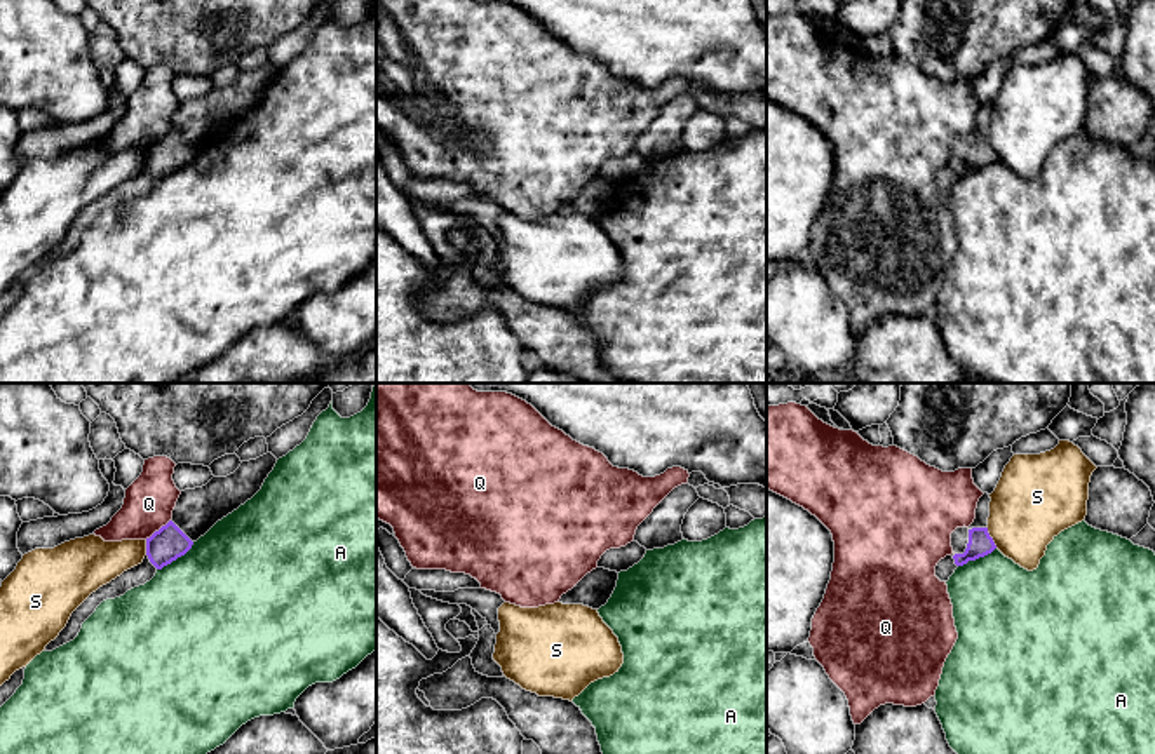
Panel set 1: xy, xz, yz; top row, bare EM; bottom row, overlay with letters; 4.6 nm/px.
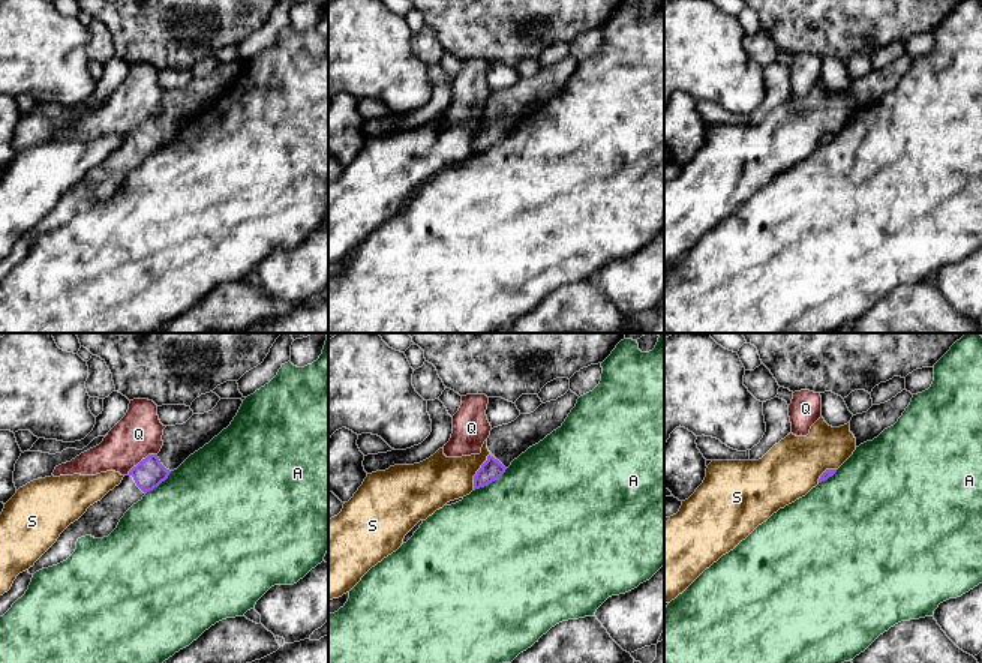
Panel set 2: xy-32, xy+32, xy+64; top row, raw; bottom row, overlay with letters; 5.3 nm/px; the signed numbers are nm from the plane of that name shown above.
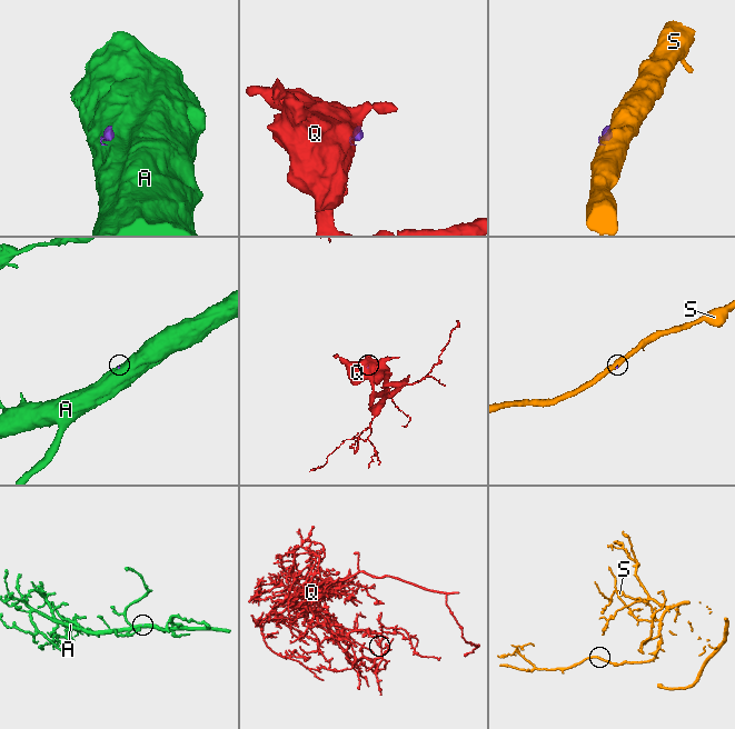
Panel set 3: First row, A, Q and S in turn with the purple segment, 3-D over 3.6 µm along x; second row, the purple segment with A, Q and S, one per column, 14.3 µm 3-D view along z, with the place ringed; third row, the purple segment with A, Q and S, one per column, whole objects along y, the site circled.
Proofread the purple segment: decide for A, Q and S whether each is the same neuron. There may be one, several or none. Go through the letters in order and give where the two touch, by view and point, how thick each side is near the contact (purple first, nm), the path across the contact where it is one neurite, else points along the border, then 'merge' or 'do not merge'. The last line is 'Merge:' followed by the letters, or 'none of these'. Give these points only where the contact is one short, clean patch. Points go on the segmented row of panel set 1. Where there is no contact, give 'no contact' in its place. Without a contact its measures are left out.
A: meets purple in xy at (176, 558); 160 nm thick on the purple side, 500 nm on the other; border along xy (194, 542), (183, 554), (157, 570); do not merge
Q: meets purple in xy at (159, 530); 160 nm thick on the purple side, 240 nm on the other; border along xy (169, 519), (145, 538); do not merge
S: meets purple in yz at (990, 537); 110 nm thick on the purple side, 360 nm on the other; border along yz (986, 526), (997, 547); do not merge
Merge: none of these

